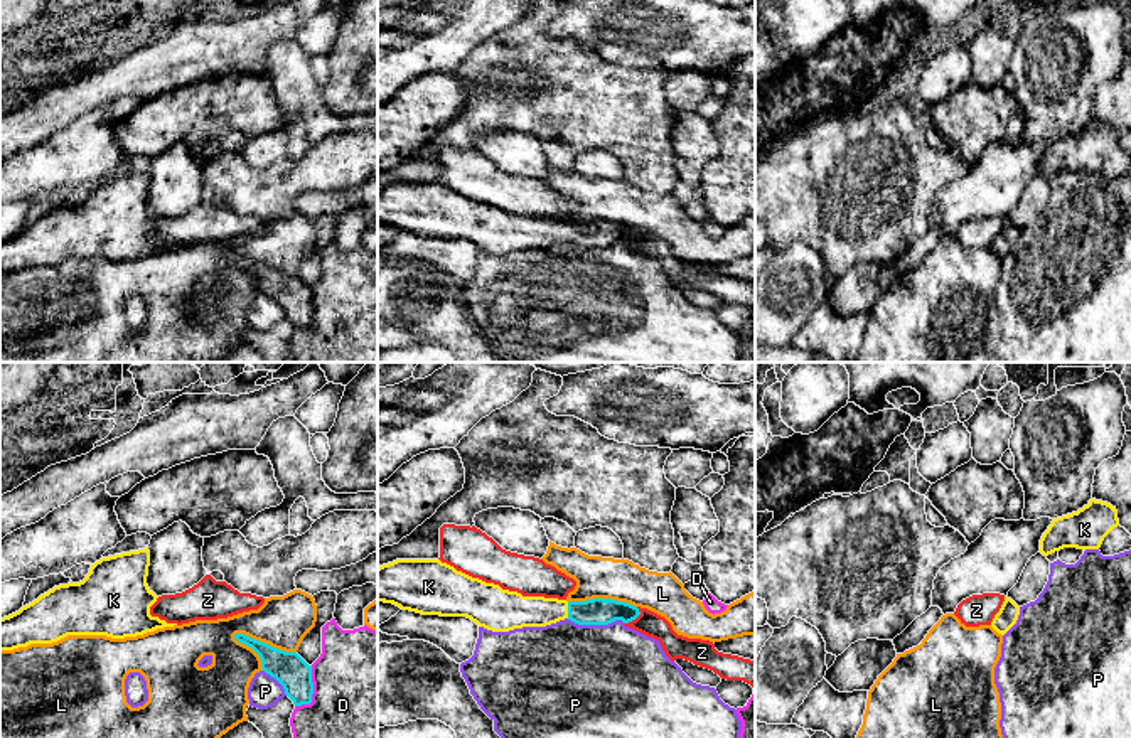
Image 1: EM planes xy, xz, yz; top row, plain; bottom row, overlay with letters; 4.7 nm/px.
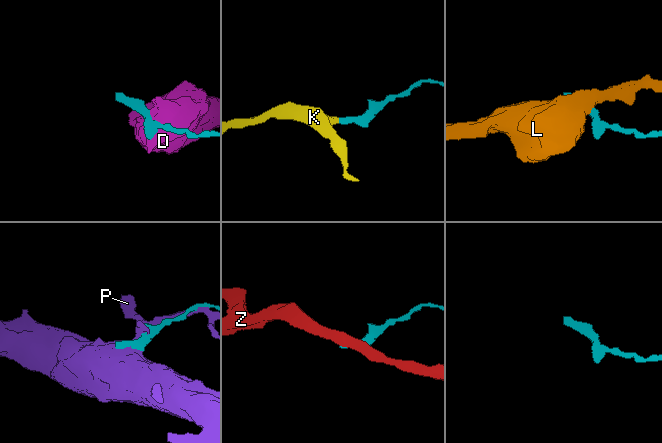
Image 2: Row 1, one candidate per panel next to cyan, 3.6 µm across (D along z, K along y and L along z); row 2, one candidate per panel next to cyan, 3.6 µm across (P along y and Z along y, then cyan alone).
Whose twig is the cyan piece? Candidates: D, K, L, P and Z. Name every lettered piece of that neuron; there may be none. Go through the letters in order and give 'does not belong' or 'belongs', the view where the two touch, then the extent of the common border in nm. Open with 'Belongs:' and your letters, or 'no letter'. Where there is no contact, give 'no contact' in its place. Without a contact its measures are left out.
Belongs: K
D: does not belong | xy | 220 nm
K: belongs | xz | 80 nm
L: does not belong | xy | 320 nm
P: does not belong | xz | 280 nm
Z: does not belong | xz | 110 nm

